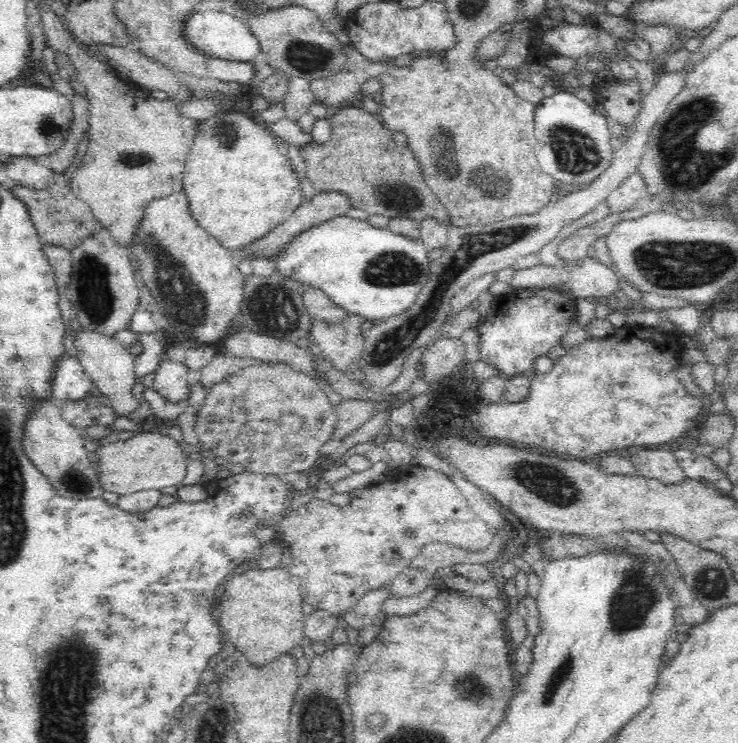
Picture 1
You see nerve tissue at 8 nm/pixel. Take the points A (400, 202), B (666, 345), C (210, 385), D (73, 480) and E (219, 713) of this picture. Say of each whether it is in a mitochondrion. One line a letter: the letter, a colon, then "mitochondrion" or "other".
A: mitochondrion
B: other
C: other
D: mitochondrion
E: other

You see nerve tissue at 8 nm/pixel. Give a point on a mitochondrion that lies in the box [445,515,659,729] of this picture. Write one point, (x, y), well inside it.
(565, 664)

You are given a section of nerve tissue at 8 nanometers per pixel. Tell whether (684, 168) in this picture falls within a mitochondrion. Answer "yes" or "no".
yes

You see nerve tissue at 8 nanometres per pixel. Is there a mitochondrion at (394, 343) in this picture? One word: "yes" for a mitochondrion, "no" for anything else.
yes

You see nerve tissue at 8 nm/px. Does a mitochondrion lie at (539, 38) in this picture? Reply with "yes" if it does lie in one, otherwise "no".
no

